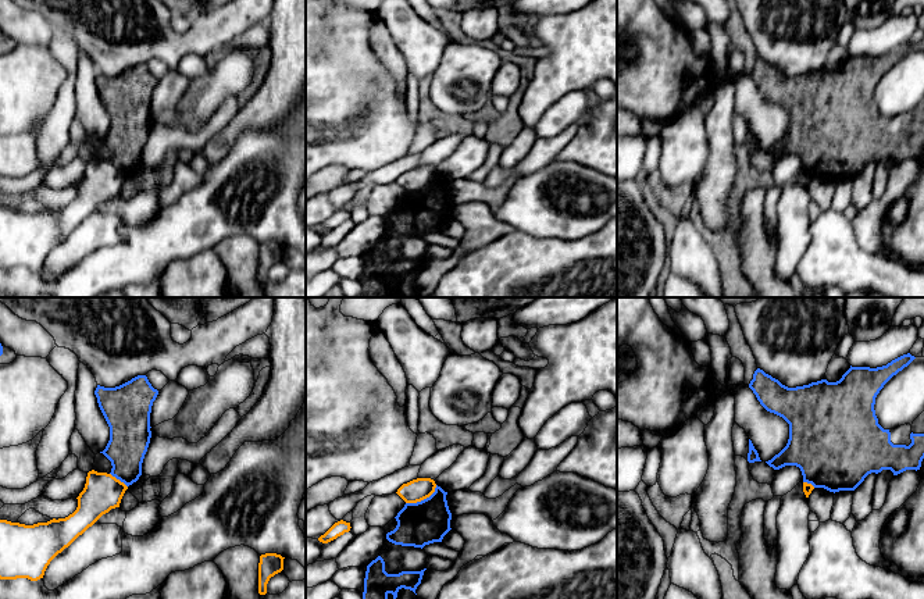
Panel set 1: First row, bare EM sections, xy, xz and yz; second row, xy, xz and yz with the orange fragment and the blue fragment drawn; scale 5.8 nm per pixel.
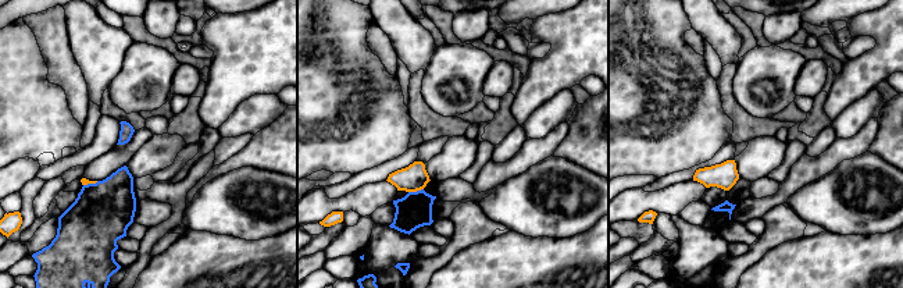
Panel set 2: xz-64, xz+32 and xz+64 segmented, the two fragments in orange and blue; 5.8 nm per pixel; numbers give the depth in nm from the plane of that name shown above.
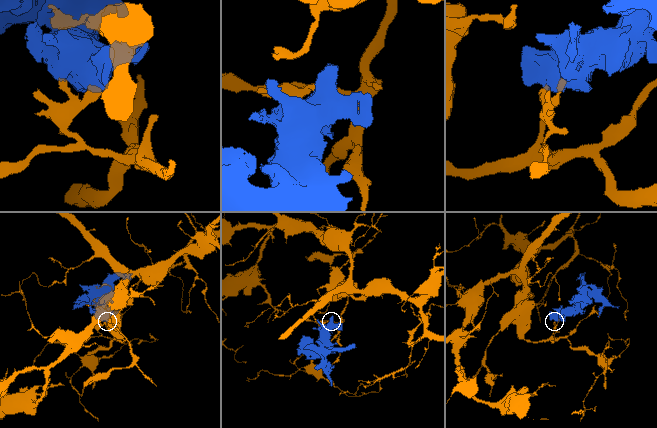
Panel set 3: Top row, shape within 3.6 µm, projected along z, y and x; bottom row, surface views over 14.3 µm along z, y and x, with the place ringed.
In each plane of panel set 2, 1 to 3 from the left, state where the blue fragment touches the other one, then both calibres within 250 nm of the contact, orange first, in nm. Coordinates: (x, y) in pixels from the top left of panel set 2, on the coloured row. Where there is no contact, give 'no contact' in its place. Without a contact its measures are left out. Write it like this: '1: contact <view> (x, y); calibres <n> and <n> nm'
1: contact xz-64 (90, 182); calibres 40 and 340 nm
2: contact xz+32 (416, 191); calibres 150 and 200 nm
3: no contact

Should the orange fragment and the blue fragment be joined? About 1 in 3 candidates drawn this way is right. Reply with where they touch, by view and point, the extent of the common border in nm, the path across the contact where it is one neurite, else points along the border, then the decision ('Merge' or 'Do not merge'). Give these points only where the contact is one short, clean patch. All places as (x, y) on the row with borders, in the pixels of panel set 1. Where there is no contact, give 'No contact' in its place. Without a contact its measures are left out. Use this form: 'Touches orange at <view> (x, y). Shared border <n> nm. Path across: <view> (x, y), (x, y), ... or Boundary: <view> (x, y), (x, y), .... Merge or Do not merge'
Touches orange at xz (423, 499). Shared border 220 nm. Do not merge

